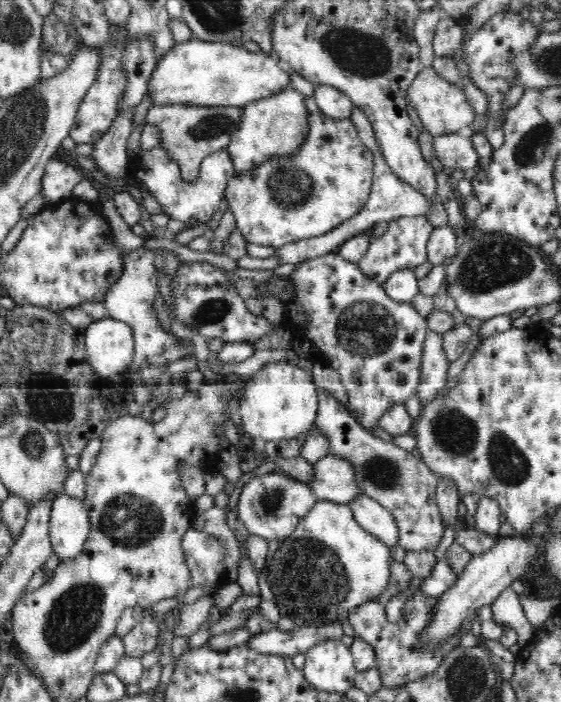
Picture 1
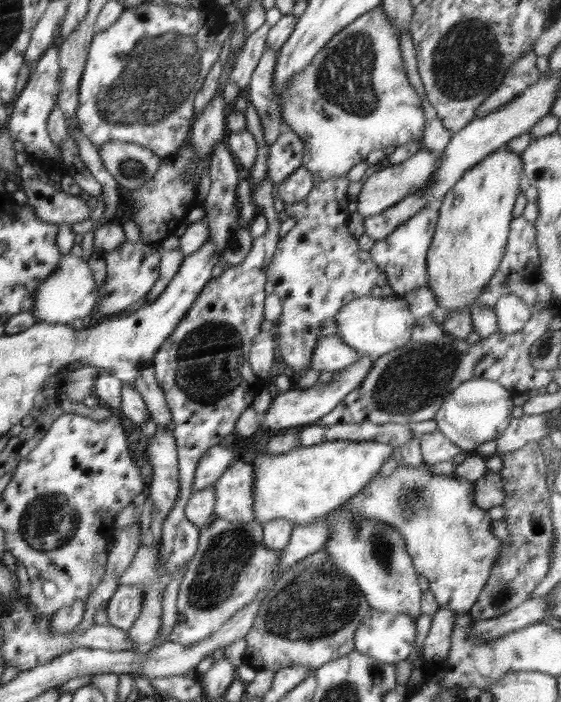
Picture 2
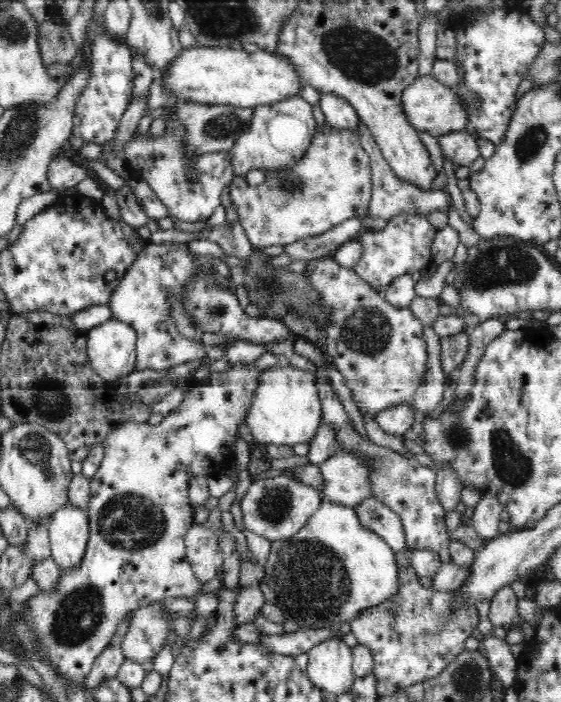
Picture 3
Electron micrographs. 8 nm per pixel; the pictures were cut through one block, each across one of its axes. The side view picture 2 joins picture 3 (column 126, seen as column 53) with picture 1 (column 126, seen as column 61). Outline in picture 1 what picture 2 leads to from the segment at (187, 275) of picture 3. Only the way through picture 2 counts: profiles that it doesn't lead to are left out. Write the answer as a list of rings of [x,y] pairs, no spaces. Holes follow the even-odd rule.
[[[164,248],[132,250],[124,258],[122,276],[110,286],[110,290],[104,296],[103,303],[106,305],[109,316],[128,323],[132,327],[135,342],[135,354],[131,366],[133,371],[146,364],[164,368],[177,360],[183,360],[184,345],[180,343],[176,335],[172,335],[162,328],[152,306],[154,306],[156,296],[158,296],[156,285],[158,270],[172,279],[172,276],[176,276],[178,268],[184,264],[184,261],[176,253],[170,253]]]

